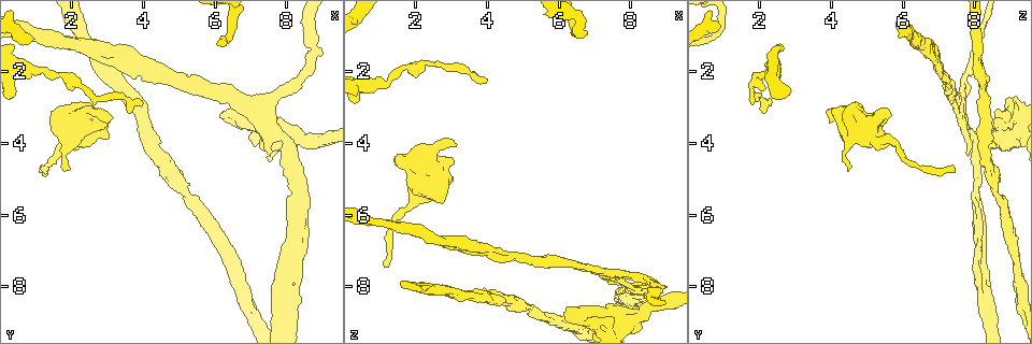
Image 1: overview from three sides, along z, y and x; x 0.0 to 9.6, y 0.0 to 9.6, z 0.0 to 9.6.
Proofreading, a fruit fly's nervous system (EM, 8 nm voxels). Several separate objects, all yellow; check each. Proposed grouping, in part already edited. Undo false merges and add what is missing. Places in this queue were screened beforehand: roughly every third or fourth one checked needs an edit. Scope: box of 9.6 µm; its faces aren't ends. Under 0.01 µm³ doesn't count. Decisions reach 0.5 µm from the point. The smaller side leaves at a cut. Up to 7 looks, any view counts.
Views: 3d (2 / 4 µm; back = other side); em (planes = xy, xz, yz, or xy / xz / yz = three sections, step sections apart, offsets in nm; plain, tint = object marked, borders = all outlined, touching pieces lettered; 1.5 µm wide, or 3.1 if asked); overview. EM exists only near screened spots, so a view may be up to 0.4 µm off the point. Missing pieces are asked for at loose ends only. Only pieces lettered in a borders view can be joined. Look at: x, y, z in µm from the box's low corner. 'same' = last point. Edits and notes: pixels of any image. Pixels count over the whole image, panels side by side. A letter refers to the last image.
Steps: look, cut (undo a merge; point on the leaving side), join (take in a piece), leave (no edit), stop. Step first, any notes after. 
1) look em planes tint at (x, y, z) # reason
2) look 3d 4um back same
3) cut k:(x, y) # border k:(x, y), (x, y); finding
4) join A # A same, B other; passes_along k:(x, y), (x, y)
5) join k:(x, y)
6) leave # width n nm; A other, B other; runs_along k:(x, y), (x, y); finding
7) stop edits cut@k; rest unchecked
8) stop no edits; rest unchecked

look em planes borders at (1.85, 4.75, 4.50)

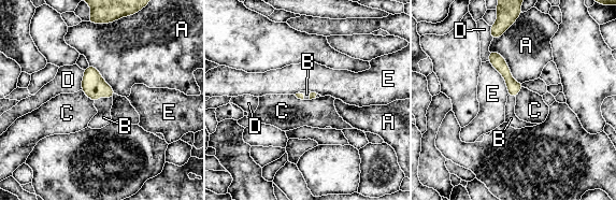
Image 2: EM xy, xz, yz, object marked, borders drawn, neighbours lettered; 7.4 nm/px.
join 2:(103, 117) # A other, B same, C other, D other, E other; passes_along 2:(94, 85), (102, 97), (103, 117); it goes on there

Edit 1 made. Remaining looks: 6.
look overview # see it whole again

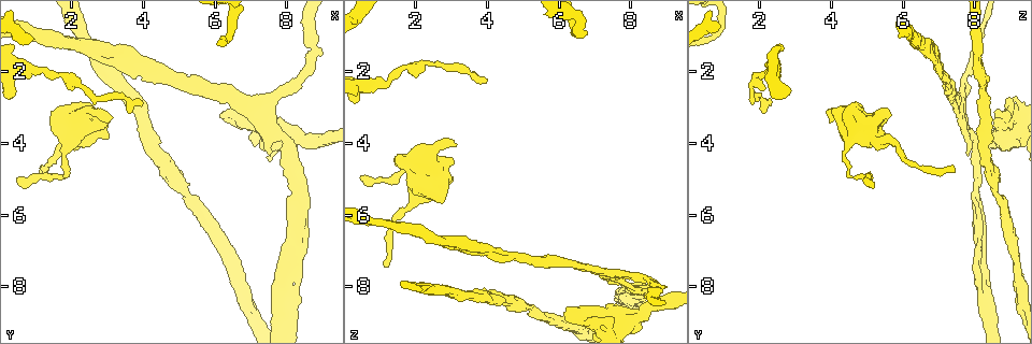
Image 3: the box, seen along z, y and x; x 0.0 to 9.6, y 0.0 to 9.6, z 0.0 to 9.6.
look em planes borders at (1.15, 4.85, 7.40) # an open end

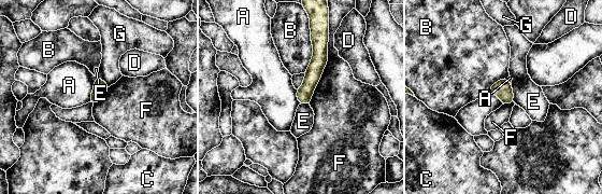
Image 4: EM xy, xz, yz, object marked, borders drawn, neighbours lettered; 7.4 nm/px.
leave # width 110 nm; A other, B other, C other, D other, E other, F other, G other; runs_along 4:(316, 37), (318, 63), (302, 101); no lettered piece goes on from it

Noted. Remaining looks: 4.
look em planes tint at (8.55, 5.05, 8.05) # an open end

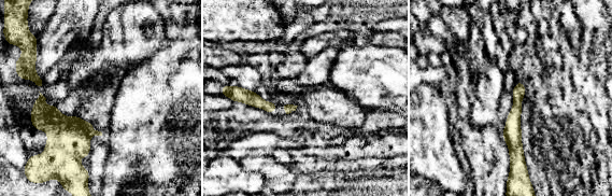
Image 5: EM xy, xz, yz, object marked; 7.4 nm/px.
look em planes borders same # see the neighbours

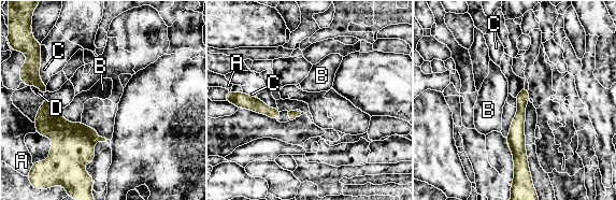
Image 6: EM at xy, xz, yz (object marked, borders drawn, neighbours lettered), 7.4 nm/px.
leave # A other, B other, C other, D other; border 6:(60, 110), (68, 120), (81, 123); none of them fits

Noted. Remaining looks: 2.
stop edits join@2; rest unchecked

